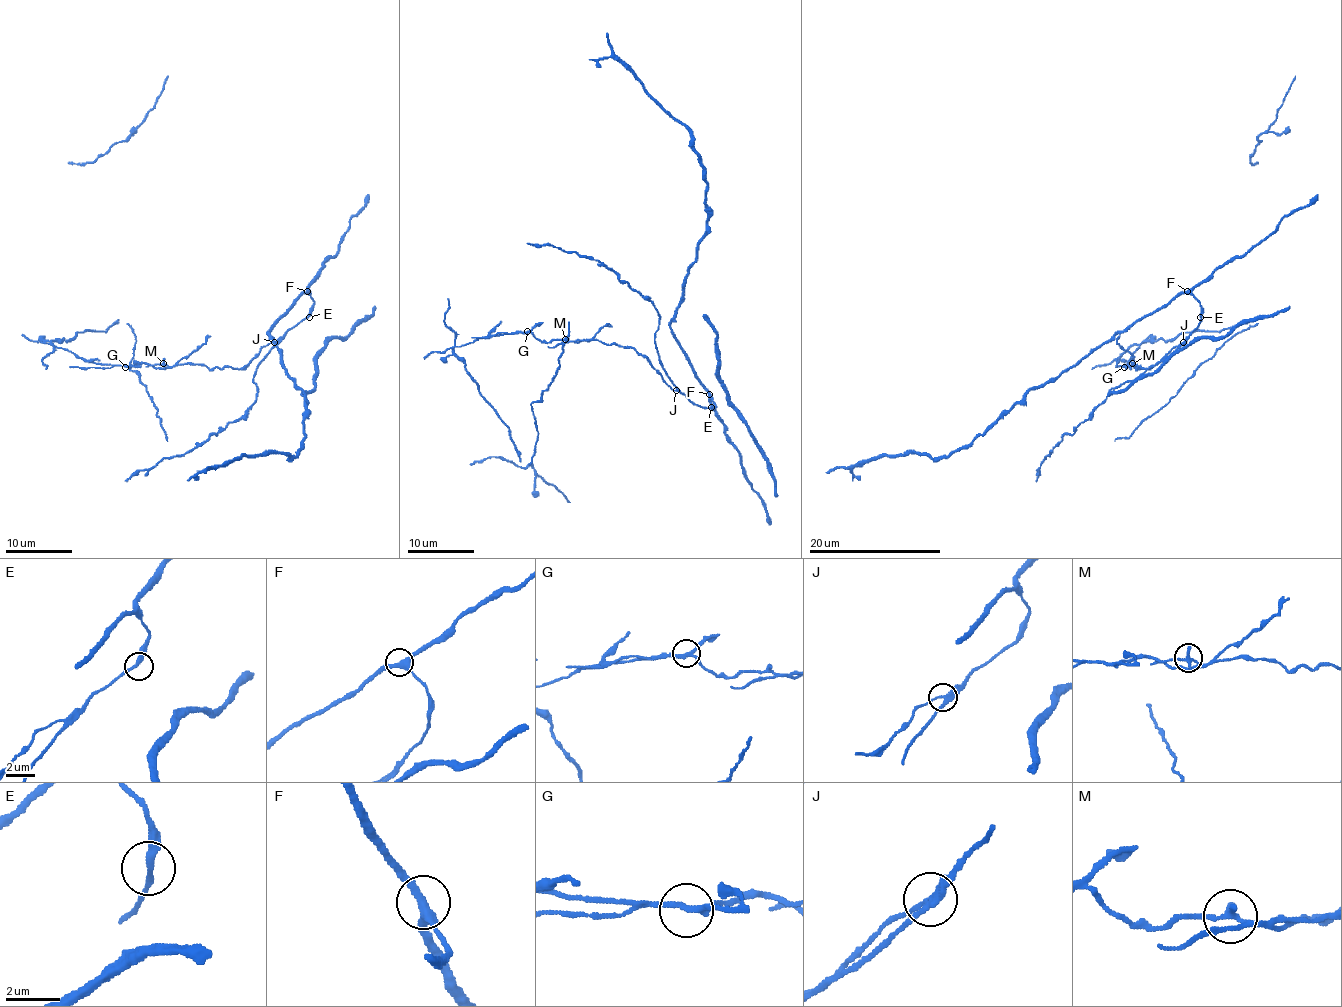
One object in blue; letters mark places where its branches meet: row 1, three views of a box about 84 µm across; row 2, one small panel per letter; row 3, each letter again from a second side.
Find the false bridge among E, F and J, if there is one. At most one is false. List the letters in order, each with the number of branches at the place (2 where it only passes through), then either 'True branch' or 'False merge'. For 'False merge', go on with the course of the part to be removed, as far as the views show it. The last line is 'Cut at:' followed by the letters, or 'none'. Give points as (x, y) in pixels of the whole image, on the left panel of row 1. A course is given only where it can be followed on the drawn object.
E: Branches: 2. True branch
F: Branches: 3. True branch
J: Branches: 3. False merge. Course of the part to remove: (274, 342), (243, 368), (104, 365), (52, 342), (117, 320), (129, 325), (129, 367), (167, 441)
Cut at: J

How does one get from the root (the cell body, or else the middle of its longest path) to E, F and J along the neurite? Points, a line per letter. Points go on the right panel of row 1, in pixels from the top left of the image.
E: (1144, 368), (1151, 368), (1174, 347), (1182, 343), (1199, 325), (1200, 317)
F: (1144, 368), (1157, 363), (1199, 325), (1200, 304), (1187, 291)
J: (1144, 368), (1151, 368), (1184, 342)

